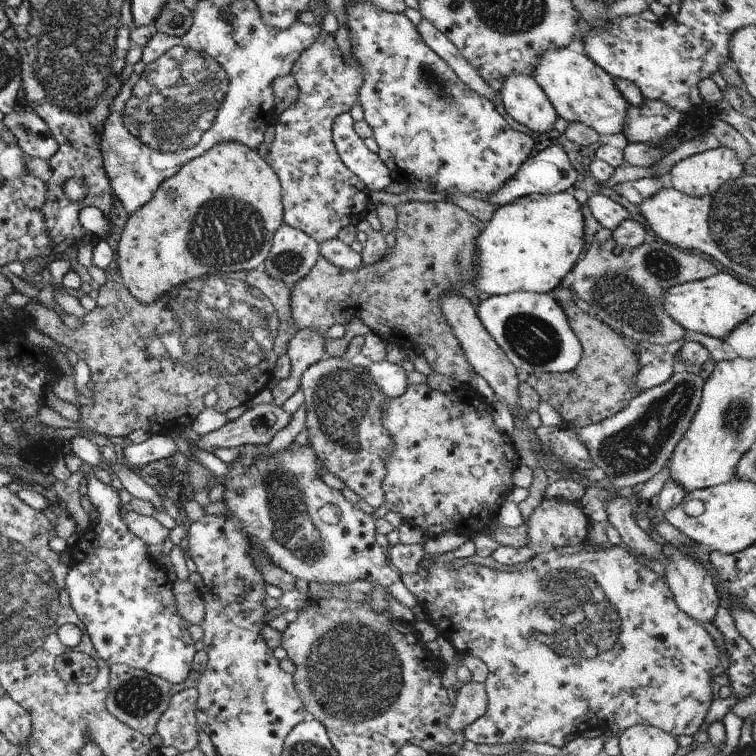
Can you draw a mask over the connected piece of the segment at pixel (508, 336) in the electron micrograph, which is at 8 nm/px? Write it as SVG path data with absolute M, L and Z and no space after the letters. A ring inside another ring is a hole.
M514 291L505 295L485 296L478 306L477 314L480 322L486 328L486 332L494 338L502 351L509 355L518 372L524 370L529 375L562 374L572 372L578 366L578 362L582 360L583 348L580 341L570 328L562 306L548 293Z

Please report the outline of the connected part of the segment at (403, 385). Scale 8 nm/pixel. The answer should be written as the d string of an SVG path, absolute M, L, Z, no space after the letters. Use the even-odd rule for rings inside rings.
M372 361L367 366L372 380L376 386L390 398L398 398L406 392L408 388L408 376L404 367L399 364L390 363L390 361Z

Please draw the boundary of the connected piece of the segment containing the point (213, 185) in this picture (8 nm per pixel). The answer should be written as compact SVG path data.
M220 142L220 144L212 146L202 156L190 160L174 176L171 176L168 180L164 180L160 184L158 190L154 192L154 198L150 202L144 204L142 208L138 208L134 214L129 216L121 233L121 240L117 248L117 262L120 276L122 276L123 283L128 288L130 296L134 297L142 305L148 305L160 298L162 294L170 292L170 289L174 288L174 286L190 282L190 280L200 278L200 276L207 277L208 274L218 274L218 272L224 274L224 272L233 273L236 271L249 271L262 268L262 264L268 258L268 253L272 248L272 238L278 232L278 228L284 224L284 204L282 204L282 197L282 186L274 169L256 151L250 150L244 144Z

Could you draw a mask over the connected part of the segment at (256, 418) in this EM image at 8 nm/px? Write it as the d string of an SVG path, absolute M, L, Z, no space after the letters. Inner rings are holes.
M262 403L246 410L234 422L228 422L212 432L201 433L200 438L196 442L193 441L192 444L194 444L194 448L200 448L200 450L207 450L208 452L213 452L216 448L235 448L241 444L249 443L268 445L275 434L288 426L291 420L292 416L282 406L276 406L274 403Z

